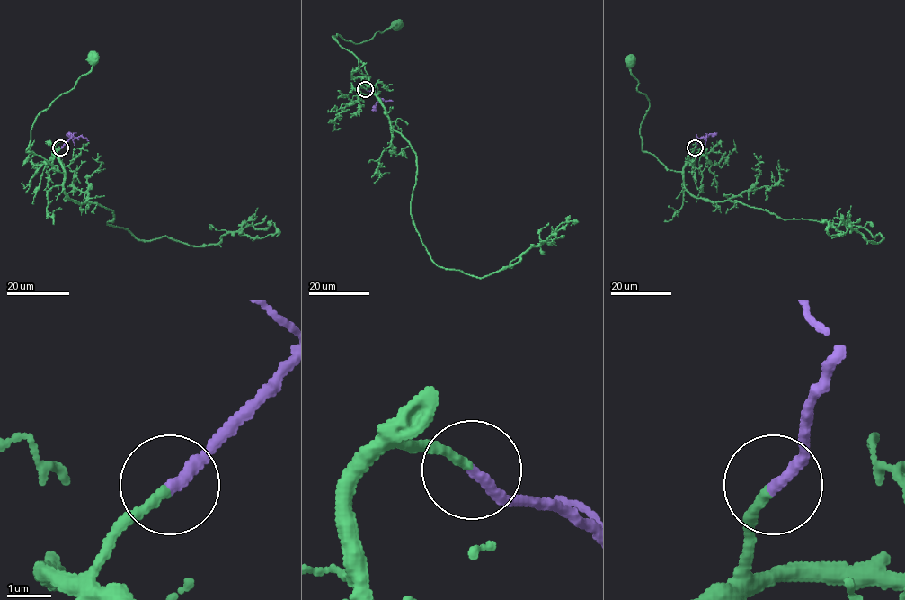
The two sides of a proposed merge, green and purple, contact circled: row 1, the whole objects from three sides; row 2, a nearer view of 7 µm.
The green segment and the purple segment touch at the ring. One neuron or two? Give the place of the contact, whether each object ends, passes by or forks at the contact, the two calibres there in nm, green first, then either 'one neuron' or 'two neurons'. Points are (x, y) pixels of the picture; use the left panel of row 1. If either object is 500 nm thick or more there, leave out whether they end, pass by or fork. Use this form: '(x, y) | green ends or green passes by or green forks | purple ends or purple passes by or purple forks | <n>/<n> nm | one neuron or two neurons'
(60, 147) | green ends | purple ends | 200/280 nm | one neuron

